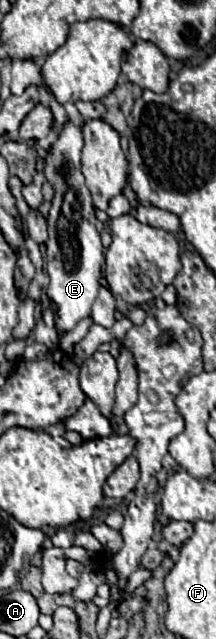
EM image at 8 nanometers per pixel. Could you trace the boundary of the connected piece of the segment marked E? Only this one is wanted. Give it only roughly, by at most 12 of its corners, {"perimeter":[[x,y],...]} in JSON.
{"perimeter":[[67,121],[45,155],[47,295],[57,329],[91,315],[103,245]]}

